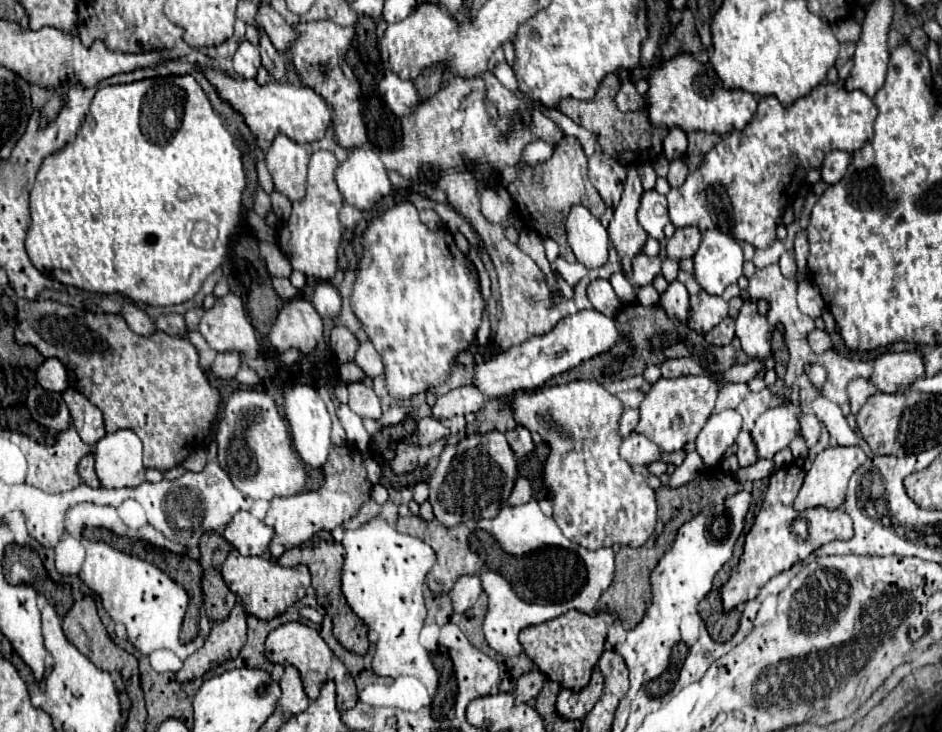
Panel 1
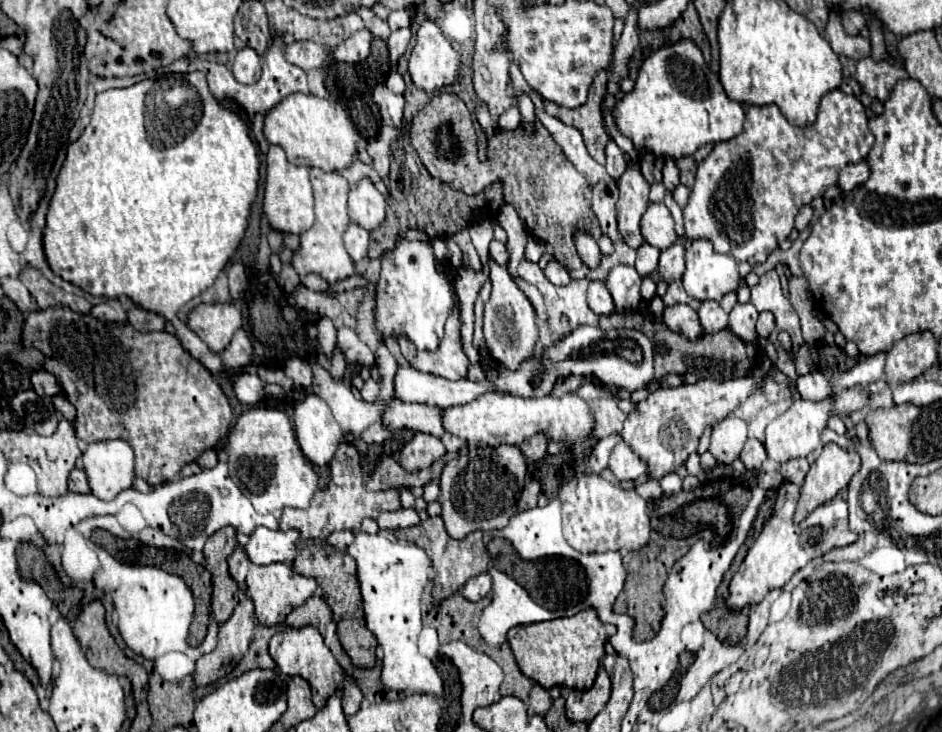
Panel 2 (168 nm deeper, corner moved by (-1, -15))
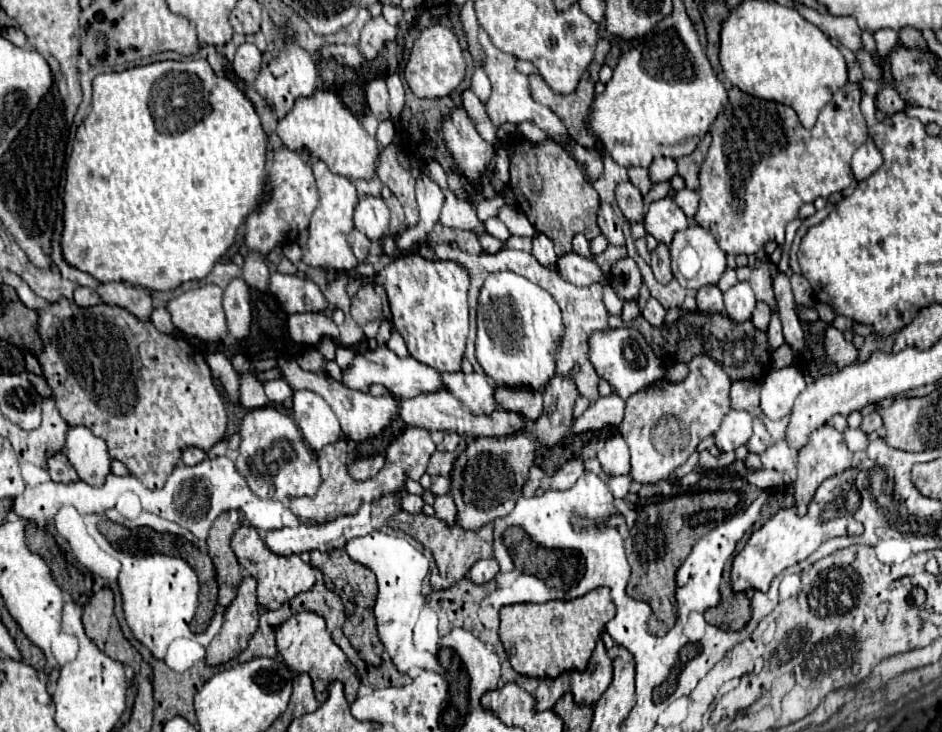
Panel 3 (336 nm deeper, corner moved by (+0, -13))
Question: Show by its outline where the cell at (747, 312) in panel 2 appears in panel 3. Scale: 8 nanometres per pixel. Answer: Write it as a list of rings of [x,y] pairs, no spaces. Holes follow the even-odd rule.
[[[737,282],[729,292],[723,294],[723,298],[725,298],[725,312],[733,322],[741,324],[751,320],[757,300],[747,282]]]

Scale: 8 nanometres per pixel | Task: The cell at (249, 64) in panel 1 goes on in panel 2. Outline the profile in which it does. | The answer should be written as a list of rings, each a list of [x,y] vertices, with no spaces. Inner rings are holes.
[[[242,48],[236,54],[234,66],[232,66],[232,74],[238,82],[242,84],[254,84],[260,78],[260,56],[252,50],[252,48]]]

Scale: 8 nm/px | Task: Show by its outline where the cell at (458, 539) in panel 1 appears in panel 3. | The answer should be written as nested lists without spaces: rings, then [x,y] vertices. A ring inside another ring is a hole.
[[[399,512],[399,530],[403,530],[405,534],[411,534],[417,542],[423,544],[423,548],[431,550],[435,564],[439,568],[439,578],[433,578],[433,588],[435,590],[445,590],[451,584],[459,582],[475,562],[491,558],[493,554],[493,526],[485,524],[479,530],[463,530],[457,524],[447,524],[445,520],[439,520],[437,516],[425,516],[425,514],[405,514]]]

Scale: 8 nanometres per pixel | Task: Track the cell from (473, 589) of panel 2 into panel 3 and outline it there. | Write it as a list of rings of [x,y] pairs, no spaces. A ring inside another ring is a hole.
[[[487,558],[487,560],[479,560],[475,562],[475,566],[469,570],[469,580],[473,584],[485,584],[485,582],[491,582],[499,572],[499,566],[493,558]]]

